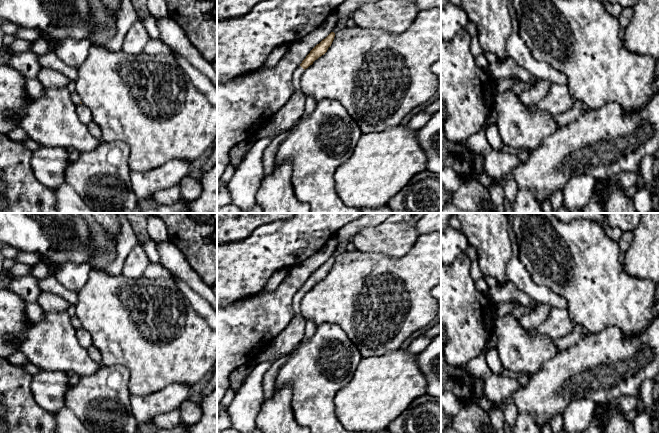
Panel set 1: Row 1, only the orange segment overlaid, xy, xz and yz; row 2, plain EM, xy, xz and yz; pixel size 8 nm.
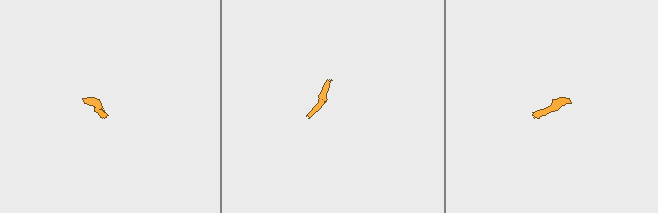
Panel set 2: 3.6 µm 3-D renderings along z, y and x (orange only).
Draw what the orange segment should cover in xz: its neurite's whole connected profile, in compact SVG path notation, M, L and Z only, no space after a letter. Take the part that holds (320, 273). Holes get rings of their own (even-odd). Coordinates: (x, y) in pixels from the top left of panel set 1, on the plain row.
M331 256L325 263L317 268L302 287L297 291L293 298L293 314L294 316L301 314L301 301L305 293L313 288L315 284L324 279L331 270L335 261L335 257Z

